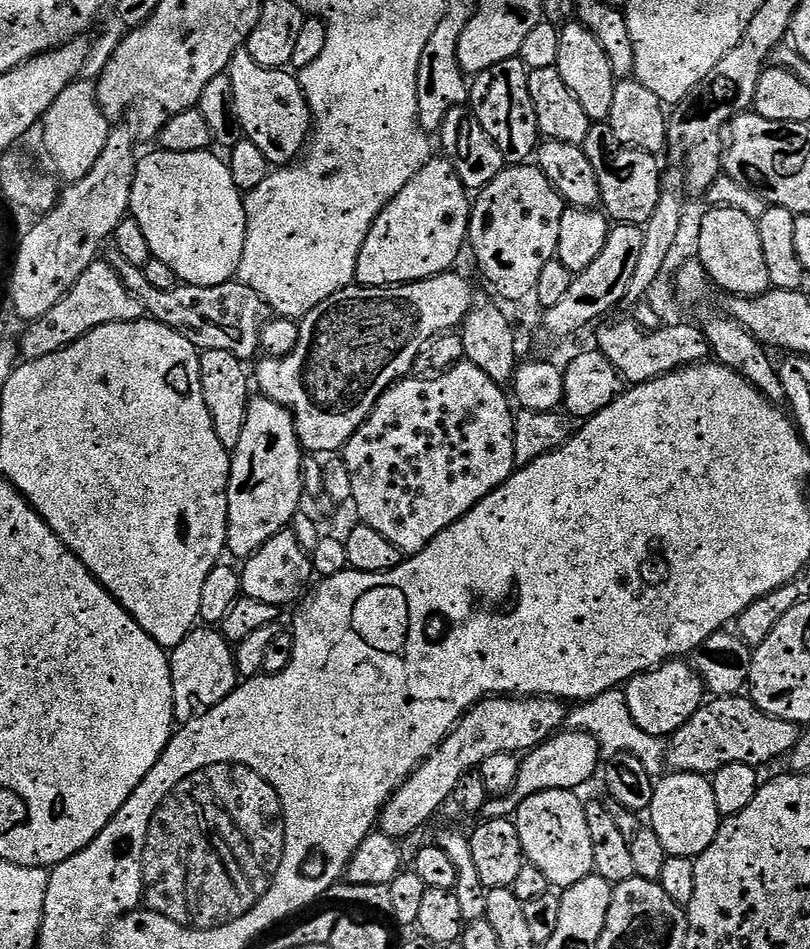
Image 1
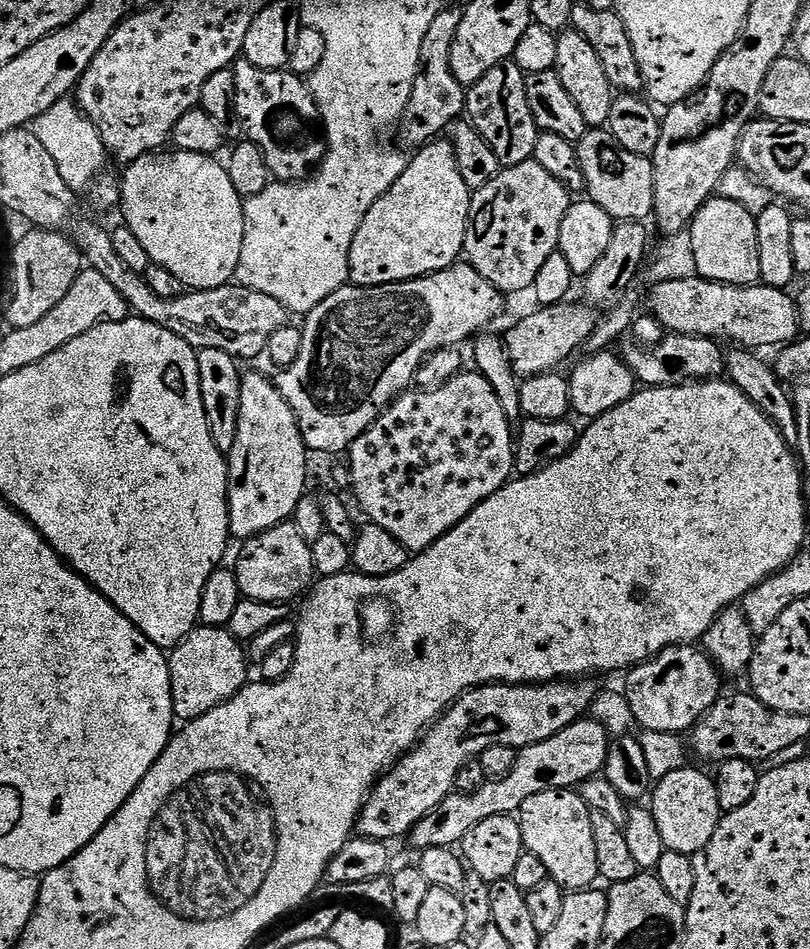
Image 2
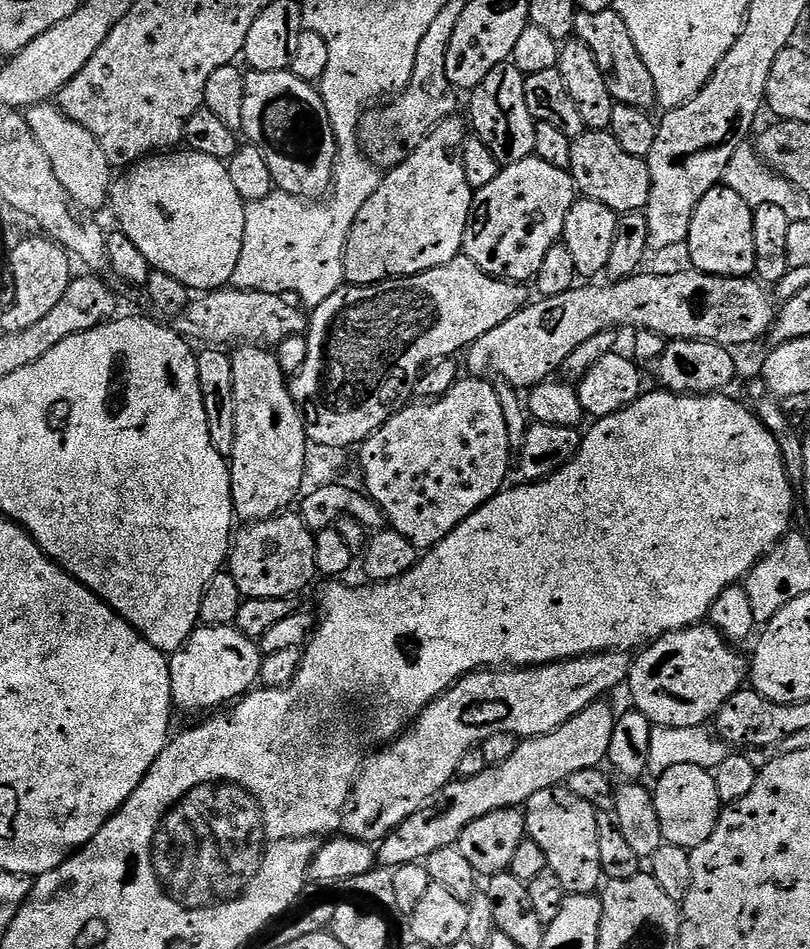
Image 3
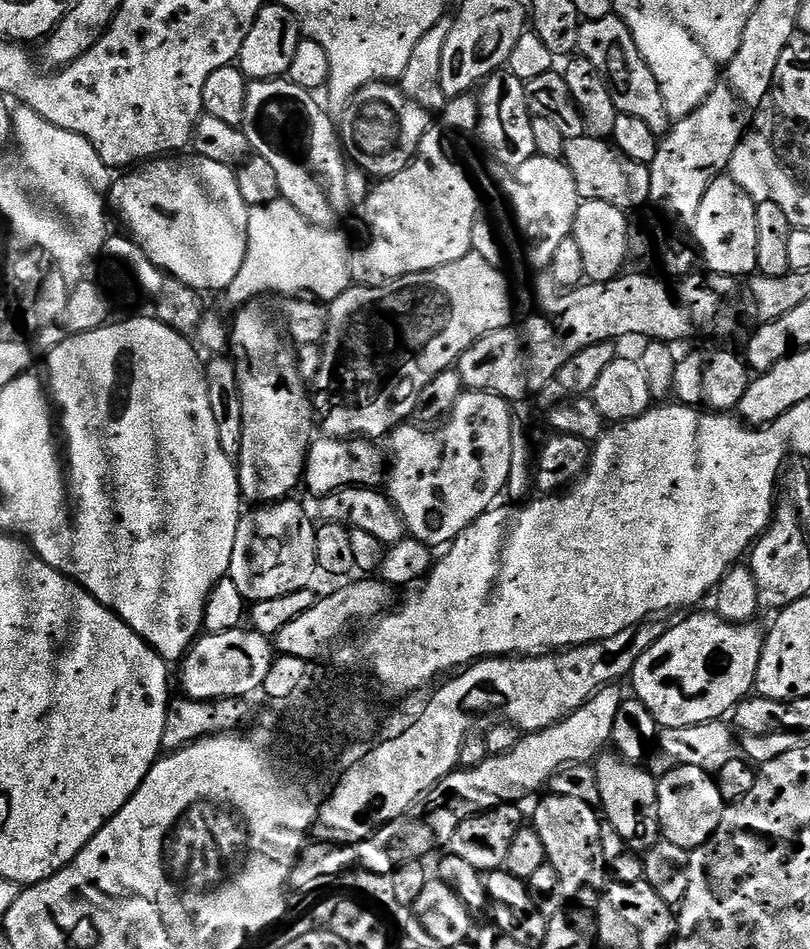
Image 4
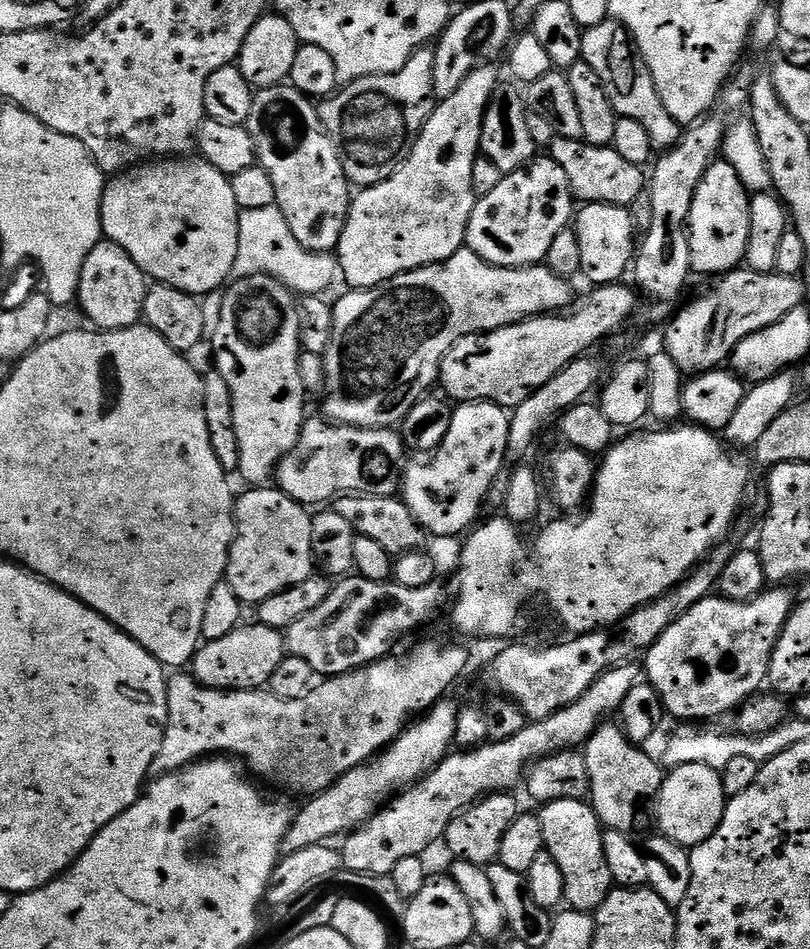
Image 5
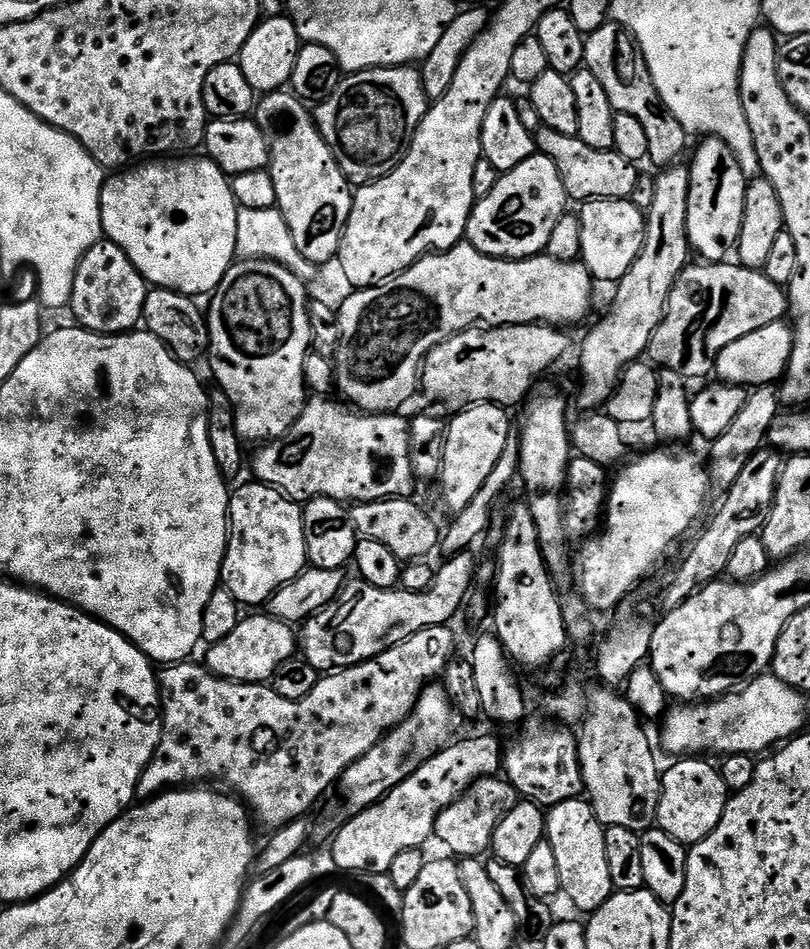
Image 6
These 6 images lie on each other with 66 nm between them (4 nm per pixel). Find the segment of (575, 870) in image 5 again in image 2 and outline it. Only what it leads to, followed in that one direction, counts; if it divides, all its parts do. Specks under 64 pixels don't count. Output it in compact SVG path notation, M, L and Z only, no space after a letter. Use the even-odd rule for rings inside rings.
M570 788L542 790L542 794L534 794L534 798L526 798L518 813L525 849L538 854L539 860L548 871L548 879L568 892L580 892L583 888L591 888L600 880L598 857L594 850L594 826L590 826L591 817L592 809L589 808L588 803L580 797L579 791Z

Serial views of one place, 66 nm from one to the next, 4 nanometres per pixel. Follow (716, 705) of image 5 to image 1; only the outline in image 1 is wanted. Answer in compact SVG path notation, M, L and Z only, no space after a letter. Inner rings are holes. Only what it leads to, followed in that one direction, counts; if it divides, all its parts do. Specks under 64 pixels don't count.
M683 659L669 660L659 668L651 668L649 672L635 676L628 681L623 689L623 694L630 706L630 714L633 716L634 722L638 722L638 726L642 726L642 730L646 730L646 734L661 738L671 737L672 733L679 730L706 700L706 689L702 678L696 675L696 670L691 663L685 662Z

